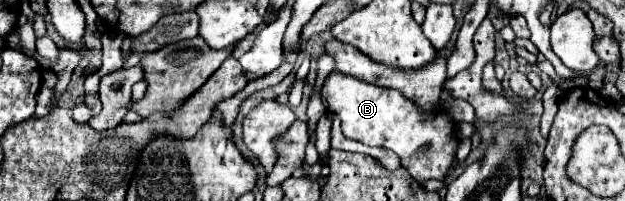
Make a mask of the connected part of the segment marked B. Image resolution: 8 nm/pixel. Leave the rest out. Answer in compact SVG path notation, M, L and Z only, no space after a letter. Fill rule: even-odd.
M339 71L327 75L321 99L329 113L339 115L345 137L371 147L377 145L395 151L401 157L403 167L409 169L411 177L419 183L425 183L429 179L443 181L449 165L457 161L459 125L441 107L427 113L413 99L401 95L397 89L385 89ZM423 145L429 145L429 149L423 151Z

